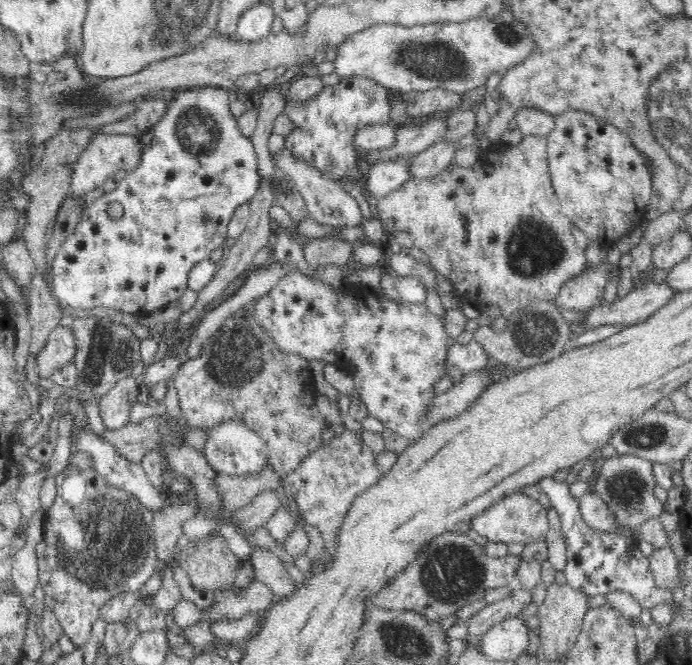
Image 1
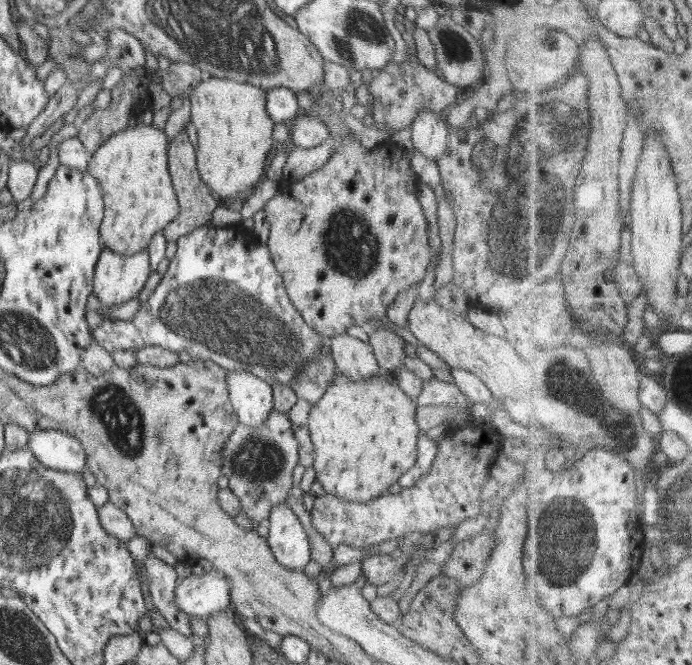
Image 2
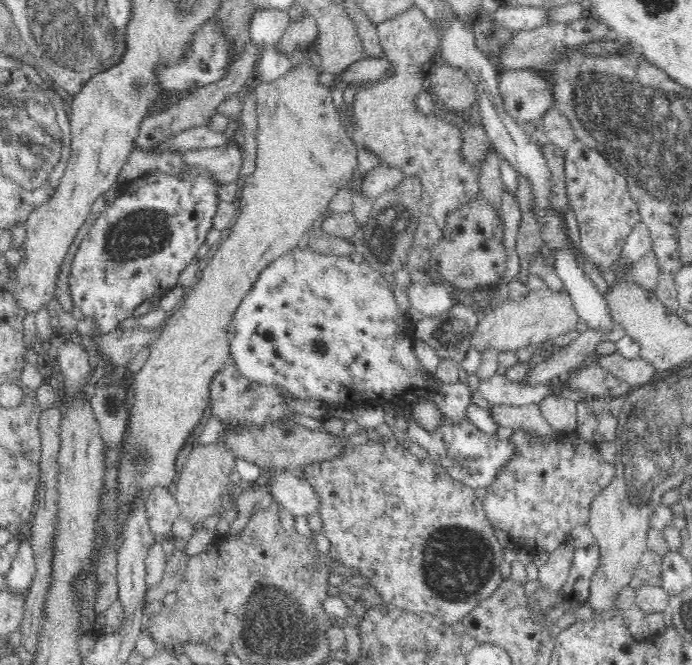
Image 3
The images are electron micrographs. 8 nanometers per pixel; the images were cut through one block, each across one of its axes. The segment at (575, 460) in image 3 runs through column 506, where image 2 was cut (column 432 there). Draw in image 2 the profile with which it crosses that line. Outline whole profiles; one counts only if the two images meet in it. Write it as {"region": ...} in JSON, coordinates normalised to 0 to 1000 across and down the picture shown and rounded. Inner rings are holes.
{"region":[[[685,636],[675,645],[650,644],[643,656],[630,660],[633,680],[621,707],[595,734],[581,735],[577,743],[556,741],[535,752],[535,755],[503,755],[478,743],[465,747],[455,746],[452,764],[448,768],[452,791],[465,803],[480,824],[501,818],[514,824],[532,824],[536,818],[549,818],[555,812],[566,812],[584,806],[588,800],[629,800],[636,794],[650,794],[671,785],[675,779],[686,779],[698,771],[694,767],[695,738],[705,716],[733,708],[736,695],[749,665],[727,662],[720,650],[699,638]]]}

